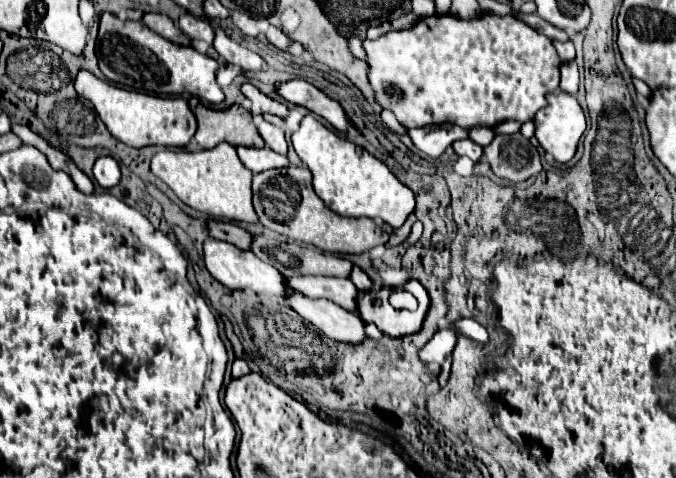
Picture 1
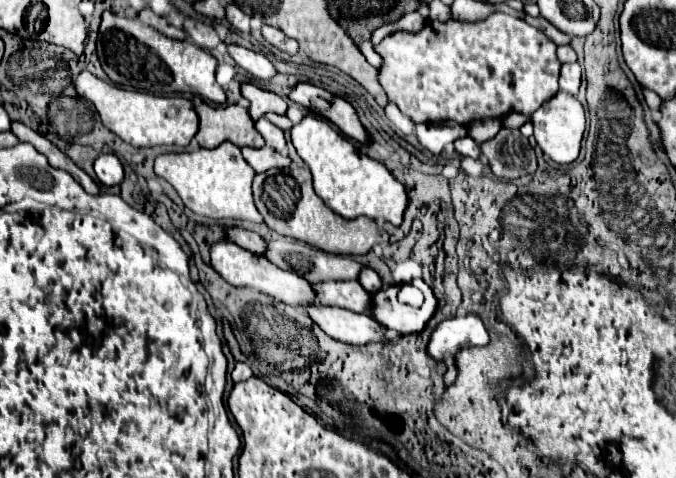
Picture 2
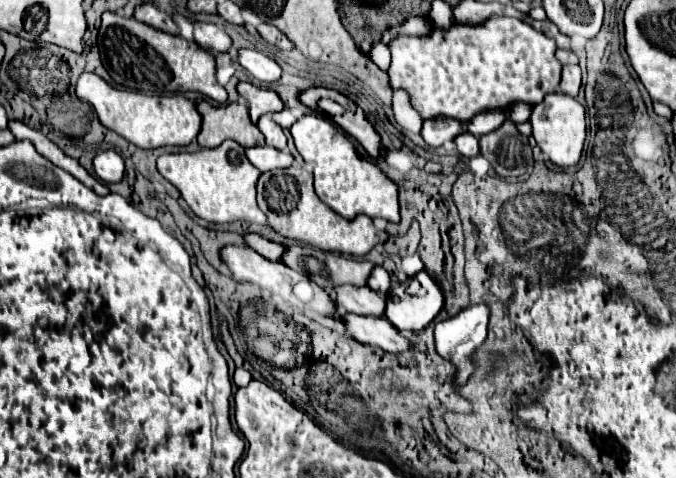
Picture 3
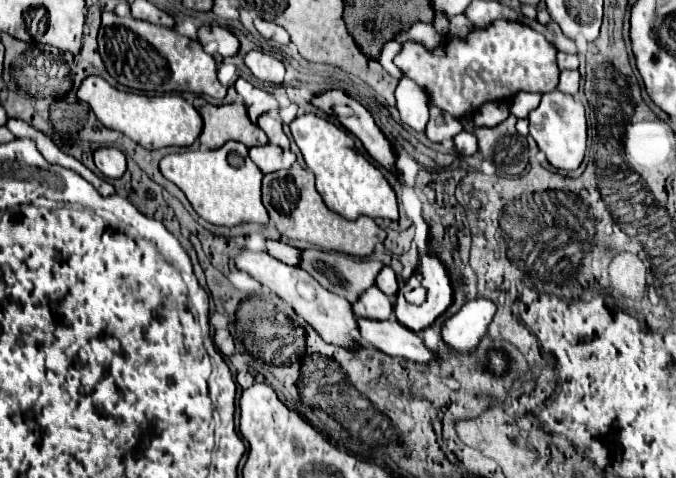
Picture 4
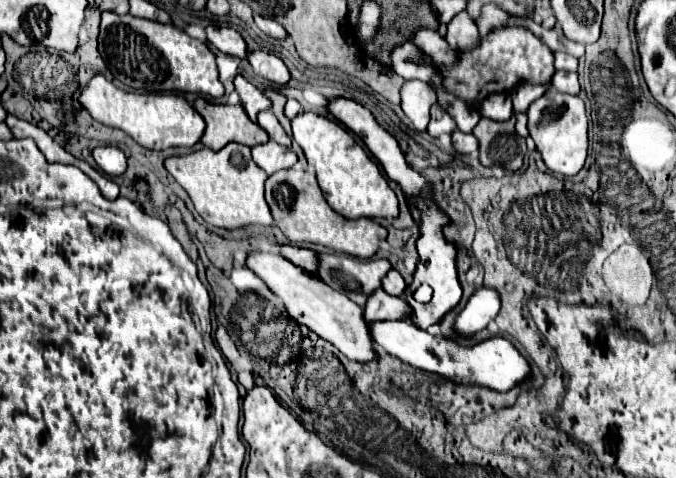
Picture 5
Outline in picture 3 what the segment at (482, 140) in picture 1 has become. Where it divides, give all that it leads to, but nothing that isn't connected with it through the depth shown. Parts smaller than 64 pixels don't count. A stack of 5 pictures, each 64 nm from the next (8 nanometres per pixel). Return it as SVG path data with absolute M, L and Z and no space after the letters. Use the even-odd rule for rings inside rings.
M484 110L468 122L468 132L472 132L474 136L482 136L488 134L490 130L496 130L504 120L506 120L504 110Z

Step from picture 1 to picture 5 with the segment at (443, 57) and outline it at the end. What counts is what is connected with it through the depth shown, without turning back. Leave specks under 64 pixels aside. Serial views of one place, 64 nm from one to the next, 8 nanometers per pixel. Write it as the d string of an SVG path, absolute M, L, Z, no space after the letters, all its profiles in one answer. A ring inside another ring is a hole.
M498 28L480 40L480 46L460 54L460 62L452 68L438 66L444 86L470 106L478 106L492 92L510 92L518 82L550 82L554 74L554 56L550 48L524 28Z

